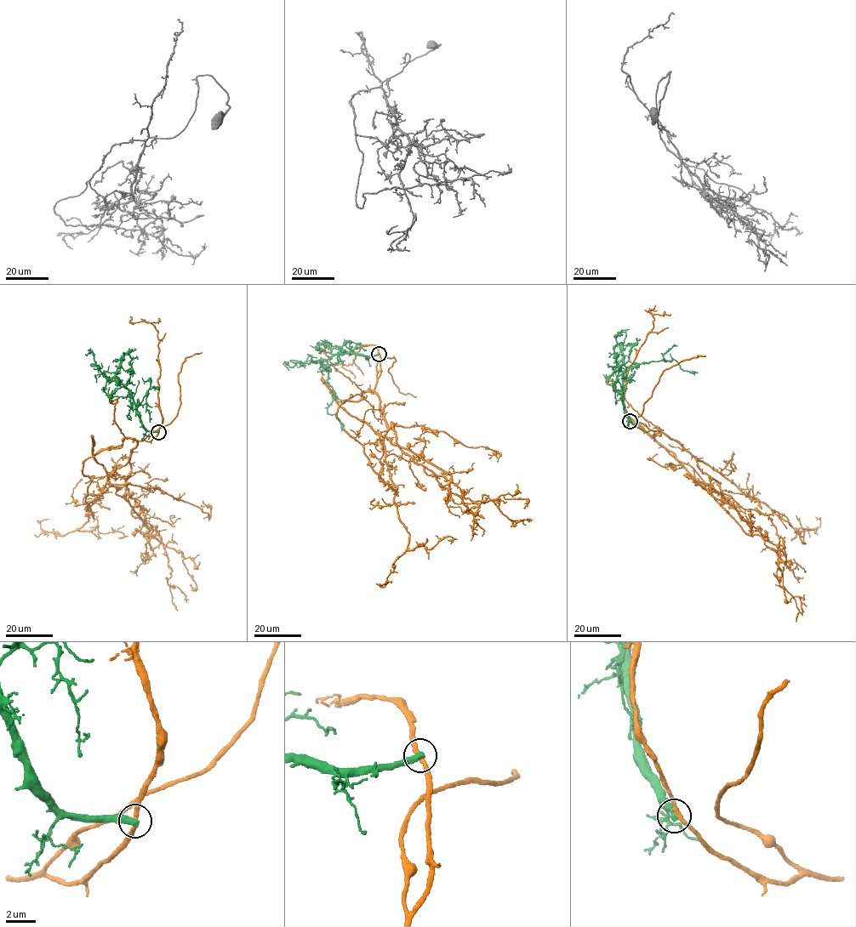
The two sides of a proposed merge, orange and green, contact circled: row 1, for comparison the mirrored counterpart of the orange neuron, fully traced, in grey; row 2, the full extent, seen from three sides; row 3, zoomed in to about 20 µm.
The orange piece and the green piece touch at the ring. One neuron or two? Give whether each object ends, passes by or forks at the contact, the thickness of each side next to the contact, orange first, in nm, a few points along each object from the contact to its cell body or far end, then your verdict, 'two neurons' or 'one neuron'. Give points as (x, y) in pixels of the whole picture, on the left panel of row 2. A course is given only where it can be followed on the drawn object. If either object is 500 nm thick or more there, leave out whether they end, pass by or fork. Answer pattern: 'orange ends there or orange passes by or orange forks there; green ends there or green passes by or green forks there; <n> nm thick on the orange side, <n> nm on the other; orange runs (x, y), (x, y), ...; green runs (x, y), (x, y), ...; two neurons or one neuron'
orange passes by; green ends there; 280 nm thick on the orange side, 480 nm on the other; orange runs (158, 431), (136, 440), (124, 480), (160, 536), (169, 586), (186, 602); green runs (158, 432), (148, 431), (141, 423), (132, 393), (114, 377), (118, 372), (105, 372), (107, 382); two neurons

